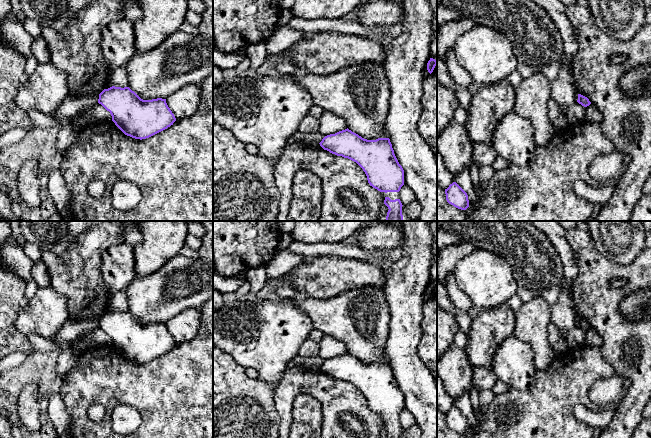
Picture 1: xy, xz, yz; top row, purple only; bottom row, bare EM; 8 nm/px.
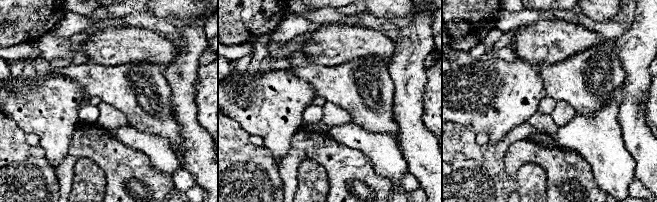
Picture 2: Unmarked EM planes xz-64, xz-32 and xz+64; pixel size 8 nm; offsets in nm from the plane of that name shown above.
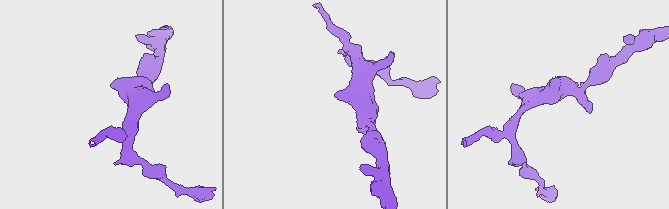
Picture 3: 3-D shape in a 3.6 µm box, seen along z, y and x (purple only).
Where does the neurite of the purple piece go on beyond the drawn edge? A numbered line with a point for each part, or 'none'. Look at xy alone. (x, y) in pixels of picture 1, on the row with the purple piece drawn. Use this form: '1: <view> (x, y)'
none

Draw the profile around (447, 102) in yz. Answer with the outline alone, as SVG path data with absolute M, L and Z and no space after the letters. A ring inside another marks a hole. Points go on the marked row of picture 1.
M437 81L437 138L454 121L454 113L458 107L459 100L456 92Z

